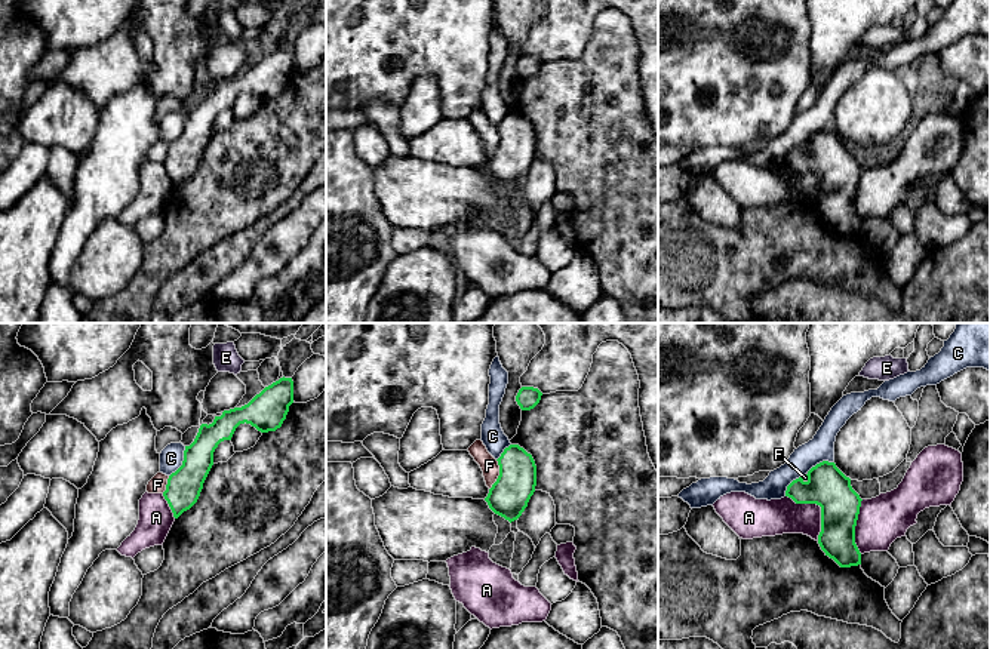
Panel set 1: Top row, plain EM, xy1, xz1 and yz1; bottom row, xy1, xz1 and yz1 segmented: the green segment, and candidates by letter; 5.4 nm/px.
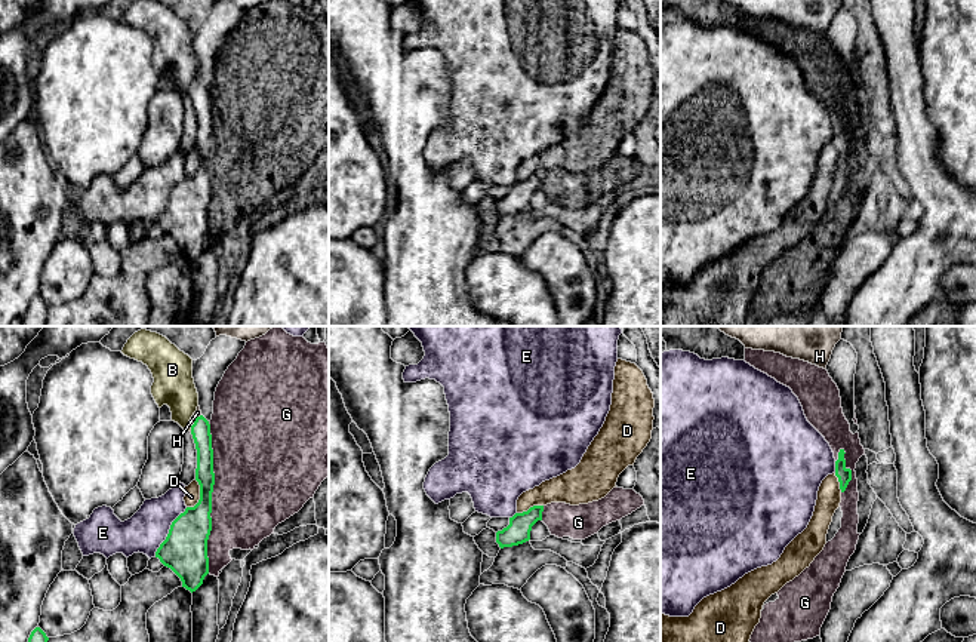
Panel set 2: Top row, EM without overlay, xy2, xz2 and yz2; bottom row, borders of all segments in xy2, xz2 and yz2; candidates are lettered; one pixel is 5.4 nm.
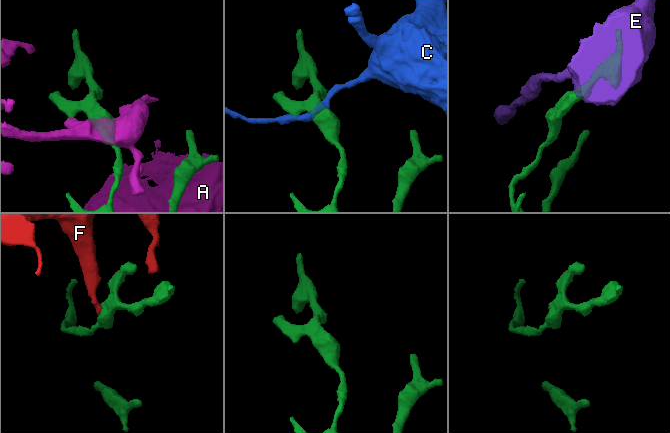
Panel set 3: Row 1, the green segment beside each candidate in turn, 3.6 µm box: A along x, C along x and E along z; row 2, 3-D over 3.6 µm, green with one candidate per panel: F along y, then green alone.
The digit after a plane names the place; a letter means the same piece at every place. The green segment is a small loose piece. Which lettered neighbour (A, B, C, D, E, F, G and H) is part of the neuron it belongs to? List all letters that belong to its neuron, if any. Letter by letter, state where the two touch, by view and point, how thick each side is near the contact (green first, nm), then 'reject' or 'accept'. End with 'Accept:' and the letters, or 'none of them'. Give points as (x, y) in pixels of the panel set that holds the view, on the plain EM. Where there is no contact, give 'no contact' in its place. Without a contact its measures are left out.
A: meets green in yz1 at (820, 174); 220 nm thick on the green side, 190 nm on the other; reject
B: meets green in xy2 at (191, 97); 110 nm thick on the green side, 220 nm on the other; reject
C: meets green in xy1 at (183, 129); 190 nm thick on the green side, 130 nm on the other; reject
D: meets green in xy2 at (200, 163); 220 nm thick on the green side, 80 nm on the other; reject
E: meets green in xy2 at (169, 199); 240 nm thick on the green side, 220 nm on the other; reject
F: meets green in xz1 at (500, 142); 220 nm thick on the green side, 100 nm on the other; reject
G: meets green in xy2 at (211, 166); 220 nm thick on the green side, 460 nm on the other; reject
H: meets green in xy2 at (196, 88); 110 nm thick on the green side, 40 nm on the other; accept
Accept: H

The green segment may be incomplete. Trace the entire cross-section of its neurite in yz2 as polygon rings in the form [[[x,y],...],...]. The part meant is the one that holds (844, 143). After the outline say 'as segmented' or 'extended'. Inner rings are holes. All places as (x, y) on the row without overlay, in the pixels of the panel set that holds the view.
[[[840,117],[838,128],[835,129],[835,144],[838,145],[841,160],[846,159],[852,148],[852,138],[846,135],[844,122],[844,117]]]; as segmented

